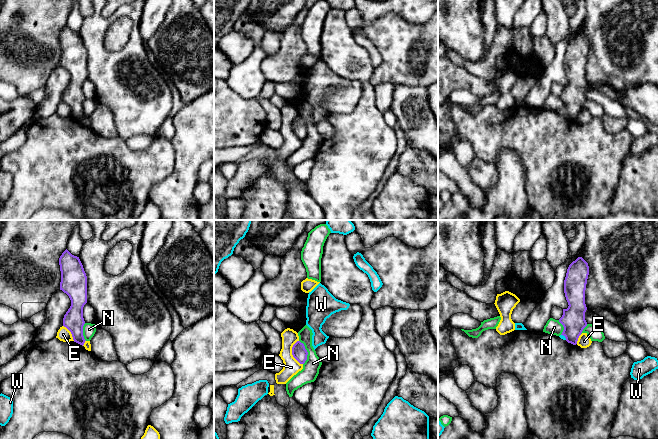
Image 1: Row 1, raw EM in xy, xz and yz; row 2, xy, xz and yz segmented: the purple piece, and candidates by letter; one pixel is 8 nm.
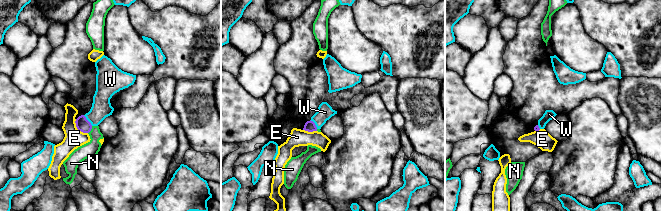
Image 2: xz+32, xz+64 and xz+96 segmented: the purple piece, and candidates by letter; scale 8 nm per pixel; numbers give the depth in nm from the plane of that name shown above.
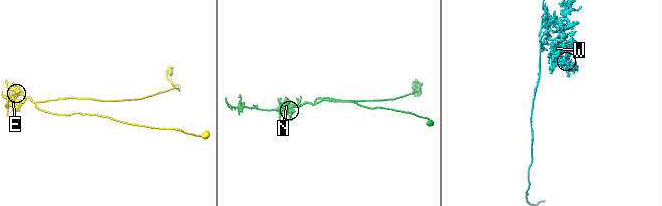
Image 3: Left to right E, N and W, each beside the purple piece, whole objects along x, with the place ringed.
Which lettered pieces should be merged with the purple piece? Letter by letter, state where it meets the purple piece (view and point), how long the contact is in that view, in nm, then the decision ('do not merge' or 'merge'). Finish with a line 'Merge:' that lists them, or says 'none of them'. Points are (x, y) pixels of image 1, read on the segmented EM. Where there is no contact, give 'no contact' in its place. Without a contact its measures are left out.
E: contact xz (292, 353); length 200 nm; do not merge
N: contact xz (307, 352); length 200 nm; do not merge
W: contact yz (565, 337); length 60 nm; merge
Merge: W

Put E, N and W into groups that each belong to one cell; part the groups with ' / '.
E / N / W

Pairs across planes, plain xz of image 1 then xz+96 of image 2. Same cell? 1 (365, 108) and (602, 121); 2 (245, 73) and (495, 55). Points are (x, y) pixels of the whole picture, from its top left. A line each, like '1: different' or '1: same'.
1: same
2: same

